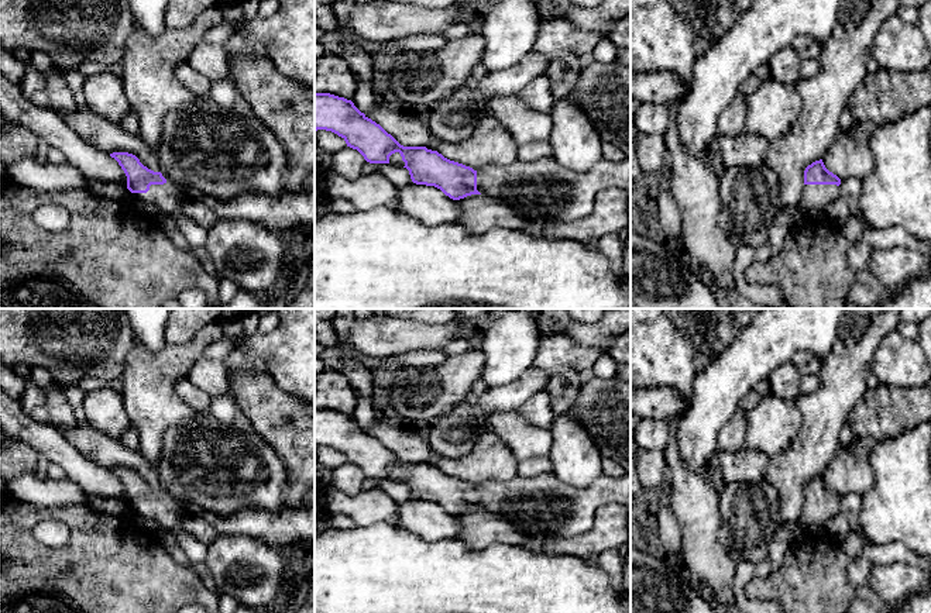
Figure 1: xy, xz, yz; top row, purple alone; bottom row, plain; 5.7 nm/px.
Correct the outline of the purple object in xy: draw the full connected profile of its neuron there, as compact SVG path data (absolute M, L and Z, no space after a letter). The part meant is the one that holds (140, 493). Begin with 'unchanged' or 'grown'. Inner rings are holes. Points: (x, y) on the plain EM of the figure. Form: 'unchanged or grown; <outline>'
grown; M210 411L195 413L172 426L164 434L159 462L161 485L154 488L128 468L113 468L127 492L127 504L140 520L151 520L165 530L174 530L192 516L181 502L189 500L200 510L230 516L245 507L262 507L278 513L285 509L284 492L288 488L286 469L274 448L238 413L231 423L219 421Z

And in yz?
grown; M822 475L813 478L804 486L804 504L798 524L808 530L824 527L839 512L841 495L829 488Z

